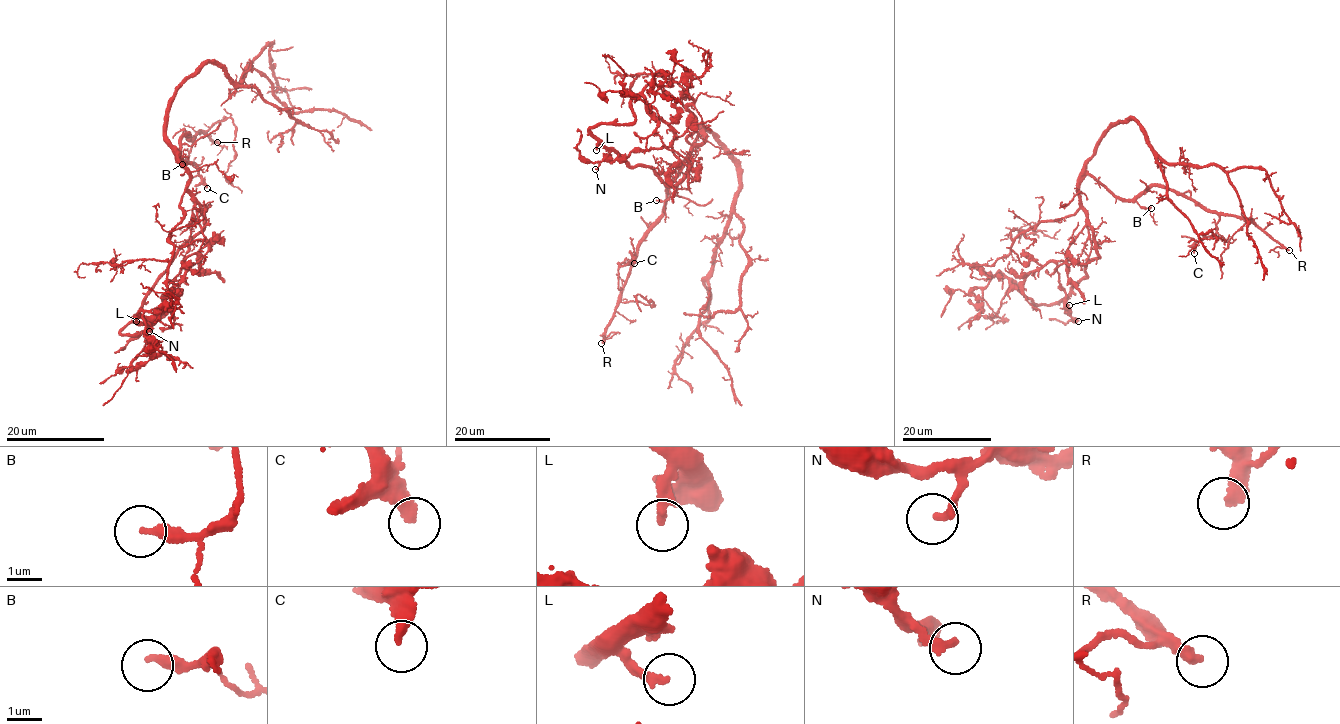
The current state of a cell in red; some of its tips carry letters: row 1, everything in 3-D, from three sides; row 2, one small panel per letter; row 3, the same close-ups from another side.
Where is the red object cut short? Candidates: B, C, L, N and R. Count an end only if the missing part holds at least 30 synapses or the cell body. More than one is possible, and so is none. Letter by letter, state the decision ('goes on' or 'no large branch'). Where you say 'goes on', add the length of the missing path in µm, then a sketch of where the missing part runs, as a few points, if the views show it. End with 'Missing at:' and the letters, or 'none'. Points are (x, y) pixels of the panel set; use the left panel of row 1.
B: no large branch
C: no large branch
L: no large branch
N: no large branch
R: goes on | 50 µm | (217, 142), (230, 147), (262, 113), (314, 95), (353, 87), (368, 76), (392, 75), (388, 70)
Missing at: R

